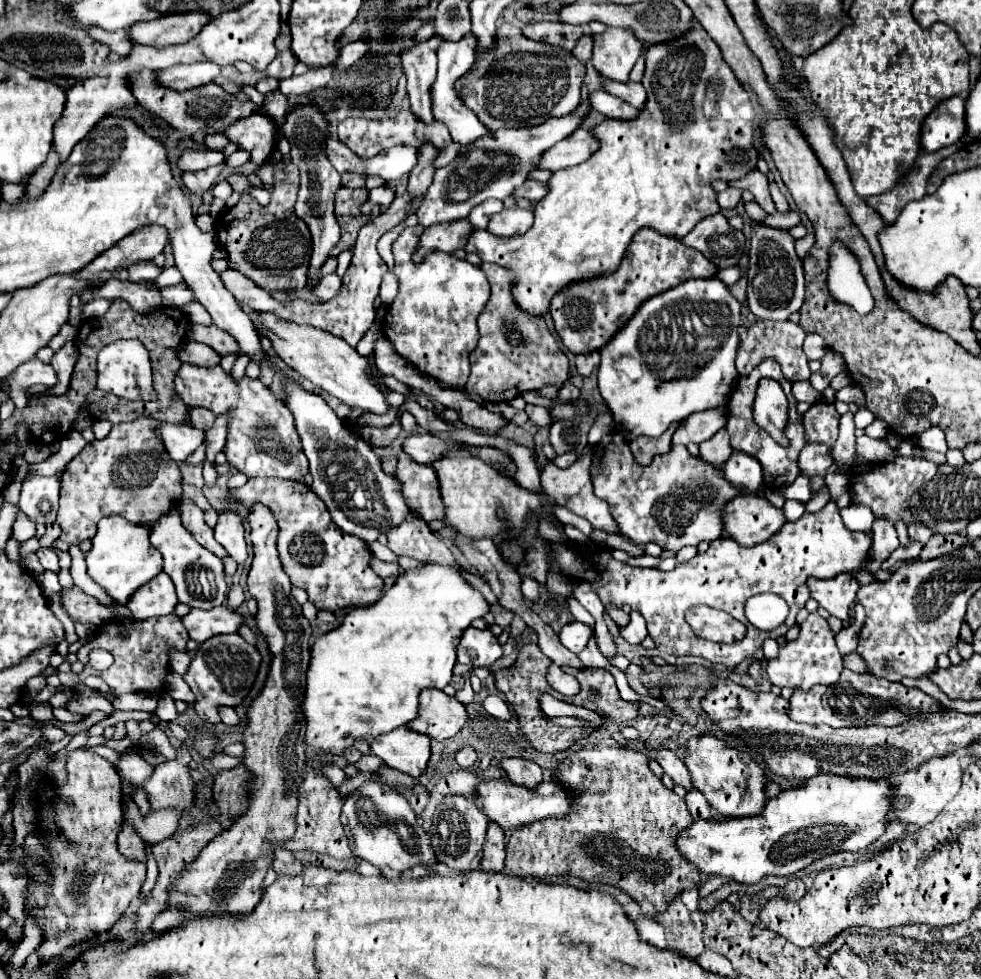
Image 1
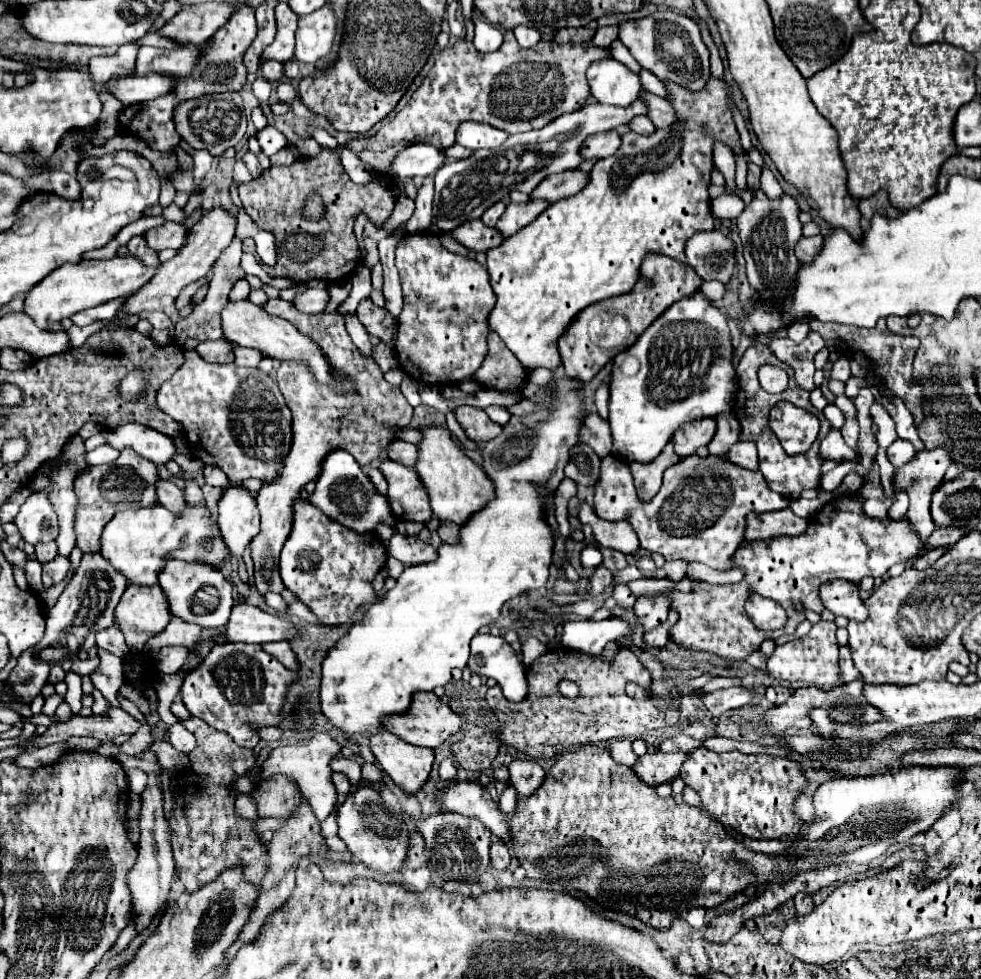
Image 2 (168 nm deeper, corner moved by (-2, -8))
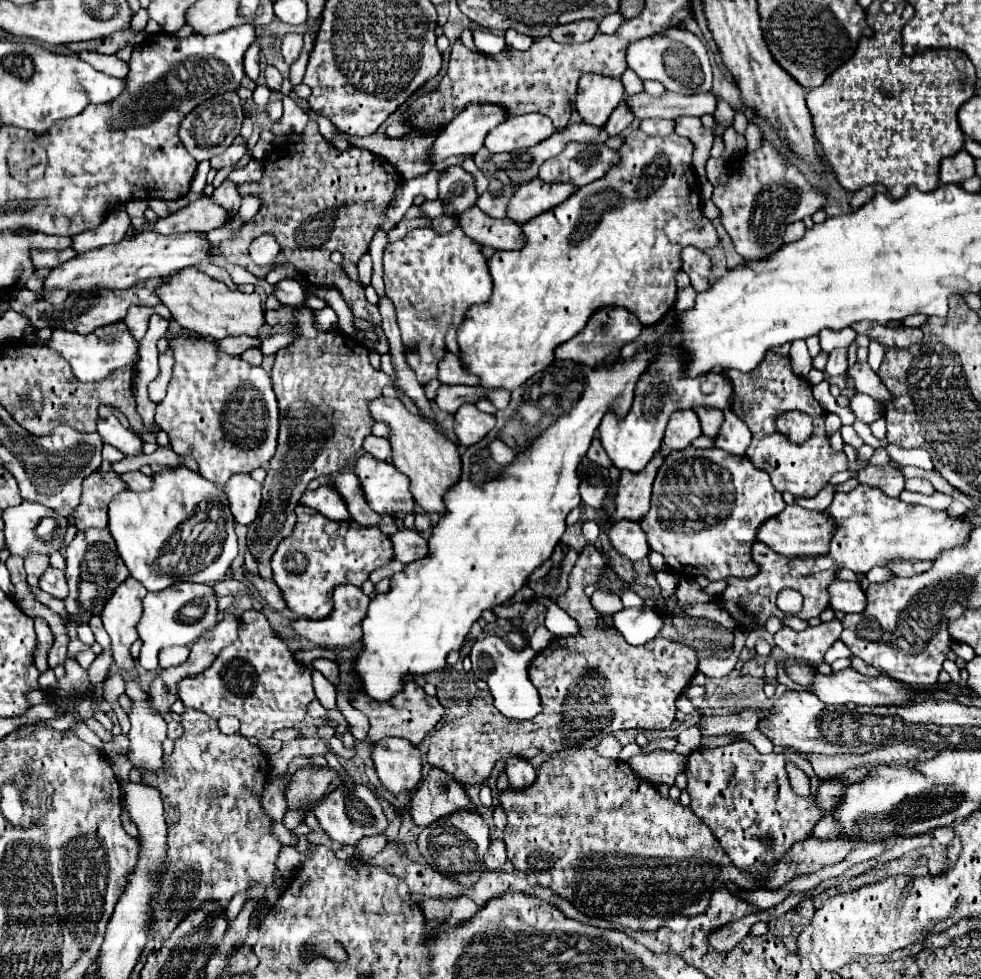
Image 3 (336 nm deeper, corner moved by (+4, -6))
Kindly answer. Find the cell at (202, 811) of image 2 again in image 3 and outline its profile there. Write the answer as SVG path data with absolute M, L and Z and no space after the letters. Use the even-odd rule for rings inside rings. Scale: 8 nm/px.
M186 708L180 718L184 734L174 742L174 752L164 758L160 772L154 776L140 770L144 784L156 786L160 790L164 818L168 824L168 858L162 870L162 890L156 894L158 904L152 904L156 920L162 918L166 910L178 910L178 918L184 918L188 912L200 908L202 902L212 898L222 906L228 906L228 902L238 892L246 892L252 886L272 886L276 860L282 848L282 844L270 834L270 818L264 814L258 802L270 770L268 760L260 748L250 744L240 734L222 734L214 718L194 708Z

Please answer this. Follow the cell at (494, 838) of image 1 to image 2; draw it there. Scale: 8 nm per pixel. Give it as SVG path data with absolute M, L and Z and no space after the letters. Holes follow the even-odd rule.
M504 840L492 842L490 860L492 860L492 866L494 866L496 870L506 870L506 868L508 868L508 864L510 864L510 852L508 852L508 846L506 846Z

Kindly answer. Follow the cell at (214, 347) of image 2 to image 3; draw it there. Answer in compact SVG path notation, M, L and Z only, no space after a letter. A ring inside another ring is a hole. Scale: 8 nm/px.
M236 336L236 338L224 338L224 340L216 340L214 342L216 348L220 348L220 352L228 354L228 356L240 356L246 348L250 346L260 346L260 340L250 338L250 336Z

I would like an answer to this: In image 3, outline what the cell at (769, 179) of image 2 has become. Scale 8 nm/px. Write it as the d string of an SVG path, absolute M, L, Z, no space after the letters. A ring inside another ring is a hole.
M750 122L750 124L748 124L748 130L746 130L748 152L754 152L754 150L758 150L758 148L760 148L760 138L762 138L762 134L760 134L758 126L756 126L754 122Z

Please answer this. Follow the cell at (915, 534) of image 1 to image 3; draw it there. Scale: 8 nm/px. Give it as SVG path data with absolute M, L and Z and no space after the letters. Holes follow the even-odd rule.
M888 444L886 450L888 450L890 458L894 462L898 462L900 466L916 466L916 468L922 468L922 470L934 468L928 452L924 452L924 450L902 450L902 448L896 448L892 444Z

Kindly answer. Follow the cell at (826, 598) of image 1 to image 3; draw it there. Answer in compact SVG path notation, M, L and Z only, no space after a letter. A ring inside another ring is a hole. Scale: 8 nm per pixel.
M834 580L828 586L830 594L830 608L834 612L862 612L866 608L866 596L858 582L846 582L846 580Z

